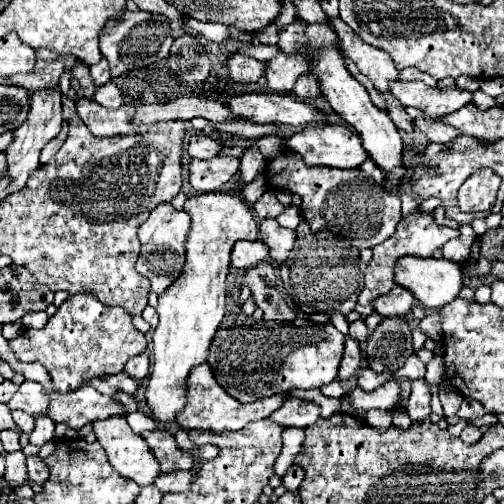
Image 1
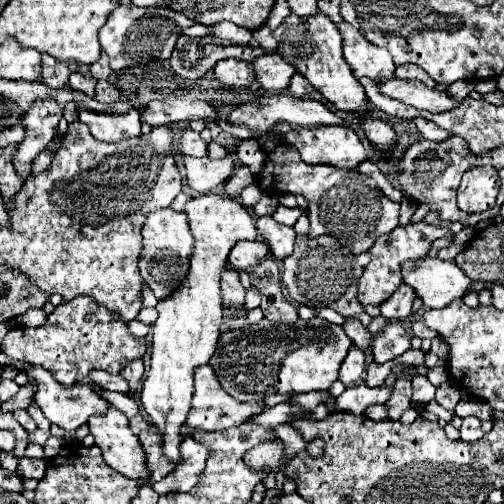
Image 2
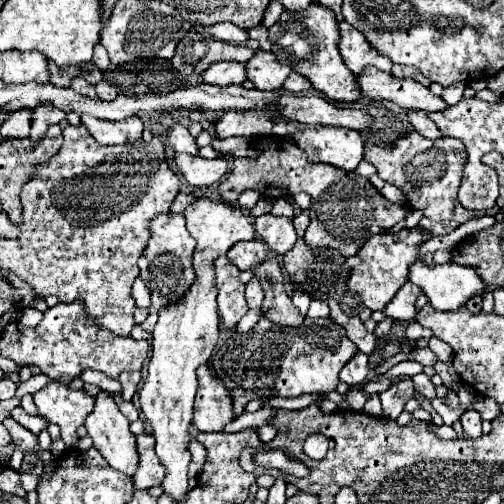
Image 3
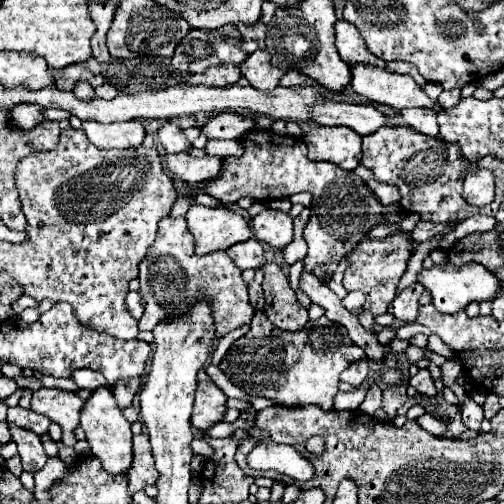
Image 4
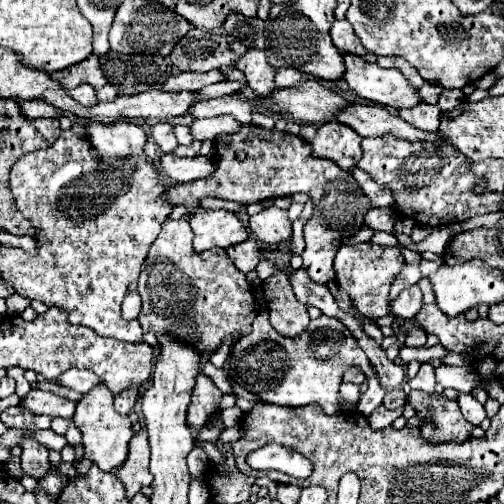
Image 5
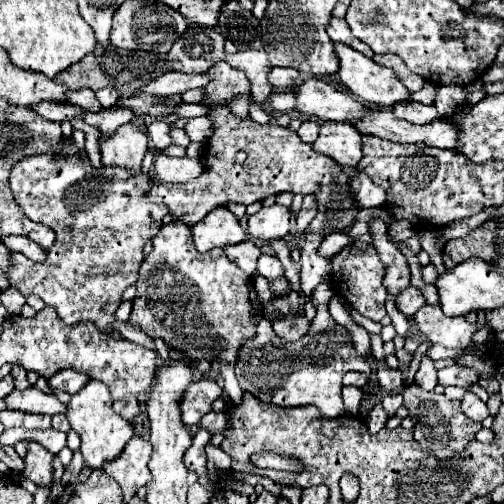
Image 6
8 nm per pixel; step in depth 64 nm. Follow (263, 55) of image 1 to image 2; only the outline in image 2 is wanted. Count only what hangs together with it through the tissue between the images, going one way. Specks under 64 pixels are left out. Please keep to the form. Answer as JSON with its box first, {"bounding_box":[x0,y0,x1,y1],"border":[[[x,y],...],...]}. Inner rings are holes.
{"bounding_box":[170,36,266,80],"border":[[[180,36],[170,58],[170,66],[178,76],[196,80],[208,70],[212,70],[212,66],[222,58],[238,58],[250,62],[260,54],[266,52],[262,48],[252,46],[218,46],[206,42],[204,38]]]}

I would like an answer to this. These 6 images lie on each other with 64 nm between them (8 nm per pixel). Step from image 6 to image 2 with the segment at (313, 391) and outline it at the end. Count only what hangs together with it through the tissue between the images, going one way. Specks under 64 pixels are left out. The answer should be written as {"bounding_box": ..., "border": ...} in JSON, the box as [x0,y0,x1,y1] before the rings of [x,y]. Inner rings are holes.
{"bounding_box":[210,318,352,402],"border":[[[262,318],[254,326],[224,324],[220,344],[218,344],[216,352],[212,354],[210,366],[214,368],[222,388],[238,402],[250,402],[256,398],[264,398],[268,394],[300,394],[300,392],[312,392],[312,390],[330,390],[330,386],[338,380],[338,370],[352,346],[352,340],[344,334],[342,326],[330,324],[322,318],[298,320],[294,330],[290,330],[288,338],[290,340],[286,340],[284,324],[276,324],[266,318]]]}

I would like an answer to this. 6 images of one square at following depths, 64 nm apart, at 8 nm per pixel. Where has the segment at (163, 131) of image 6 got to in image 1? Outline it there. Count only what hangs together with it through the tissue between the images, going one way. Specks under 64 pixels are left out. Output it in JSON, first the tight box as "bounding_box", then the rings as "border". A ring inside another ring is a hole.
{"bounding_box":[186,134,222,158],"border":[[[194,134],[190,138],[190,142],[186,144],[186,150],[192,158],[212,158],[218,154],[218,148],[222,144],[220,142],[214,142],[210,136],[204,136],[204,134]]]}

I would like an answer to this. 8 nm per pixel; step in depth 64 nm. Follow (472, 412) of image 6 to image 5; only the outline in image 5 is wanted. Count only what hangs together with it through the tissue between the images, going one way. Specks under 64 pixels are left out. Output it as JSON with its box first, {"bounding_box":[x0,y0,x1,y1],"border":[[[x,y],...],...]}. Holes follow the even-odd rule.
{"bounding_box":[458,392,486,426],"border":[[[458,392],[458,406],[460,406],[464,418],[466,418],[470,424],[474,424],[474,426],[480,426],[480,422],[486,418],[484,406],[482,406],[472,394]]]}

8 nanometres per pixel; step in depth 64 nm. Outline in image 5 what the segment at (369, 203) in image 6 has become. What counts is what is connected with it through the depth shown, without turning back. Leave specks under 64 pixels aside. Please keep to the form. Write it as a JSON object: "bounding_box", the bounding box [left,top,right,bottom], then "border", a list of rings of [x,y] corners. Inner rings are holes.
{"bounding_box":[352,168,392,206],"border":[[[354,168],[352,170],[352,176],[354,180],[358,182],[358,186],[362,188],[364,196],[370,200],[372,206],[392,206],[392,194],[388,192],[388,188],[384,186],[378,186],[364,170],[360,168]]]}

